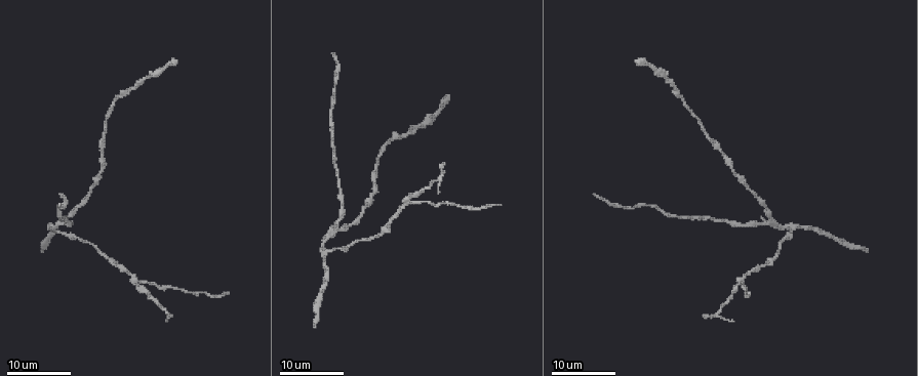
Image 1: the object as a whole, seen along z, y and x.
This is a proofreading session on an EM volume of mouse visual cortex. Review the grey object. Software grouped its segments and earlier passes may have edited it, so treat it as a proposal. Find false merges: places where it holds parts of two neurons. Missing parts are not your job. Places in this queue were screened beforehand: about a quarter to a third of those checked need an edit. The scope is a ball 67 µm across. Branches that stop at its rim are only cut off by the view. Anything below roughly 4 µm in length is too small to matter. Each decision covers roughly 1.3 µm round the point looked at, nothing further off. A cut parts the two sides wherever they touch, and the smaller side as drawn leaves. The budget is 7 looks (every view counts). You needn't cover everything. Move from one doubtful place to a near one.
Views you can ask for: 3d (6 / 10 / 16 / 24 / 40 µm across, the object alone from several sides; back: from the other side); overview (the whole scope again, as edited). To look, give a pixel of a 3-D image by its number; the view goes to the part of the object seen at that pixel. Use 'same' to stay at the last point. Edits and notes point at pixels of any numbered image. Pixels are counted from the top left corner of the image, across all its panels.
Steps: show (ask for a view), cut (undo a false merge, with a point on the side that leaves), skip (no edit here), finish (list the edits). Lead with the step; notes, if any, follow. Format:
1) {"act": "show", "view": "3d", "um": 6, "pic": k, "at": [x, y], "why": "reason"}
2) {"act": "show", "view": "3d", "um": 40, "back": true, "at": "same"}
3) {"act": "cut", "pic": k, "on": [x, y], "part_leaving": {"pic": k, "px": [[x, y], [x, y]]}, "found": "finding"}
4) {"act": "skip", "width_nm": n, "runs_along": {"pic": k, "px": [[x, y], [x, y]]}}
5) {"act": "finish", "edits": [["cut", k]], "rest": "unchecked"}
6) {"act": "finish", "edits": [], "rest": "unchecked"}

{"act": "show", "view": "3d", "um": 24, "pic": 1, "at": [719, 316]}

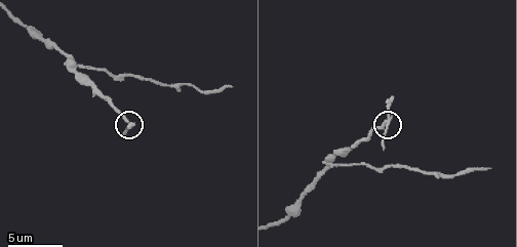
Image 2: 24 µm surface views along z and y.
{"act": "show", "view": "3d", "um": 6, "pic": 2, "at": [385, 120]}

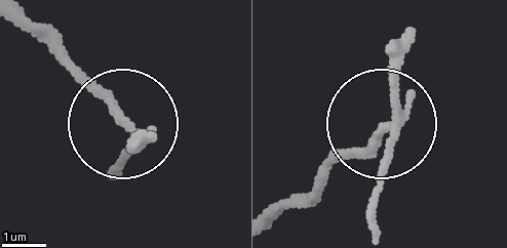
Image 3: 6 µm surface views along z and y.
{"act": "skip", "runs_along": {"pic": 3, "px": [[284, 212], [380, 127], [373, 204]]}, "found": "all the same neuron"}

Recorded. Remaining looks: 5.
{"act": "show", "view": "3d", "um": 16, "pic": 2, "at": [332, 161], "why": "two arms at a narrow angle"}

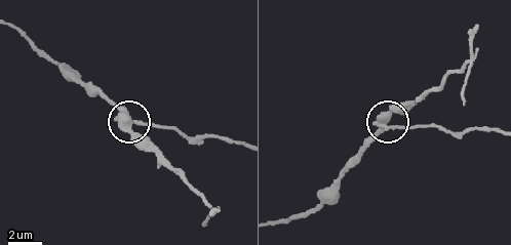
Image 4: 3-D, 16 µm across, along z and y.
{"act": "show", "view": "3d", "um": 6, "at": "same"}

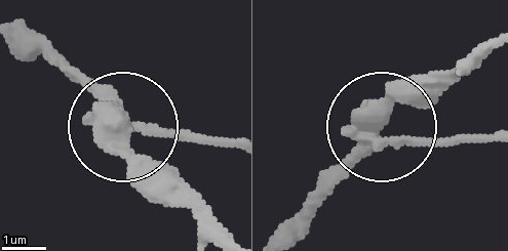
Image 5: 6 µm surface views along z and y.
{"act": "cut", "pic": 5, "on": [165, 129], "width_nm": 350, "part_leaving": {"pic": 5, "px": [[364, 135], [494, 135]]}, "found": "a second neuron is stuck on"}

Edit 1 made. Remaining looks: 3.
{"act": "show", "view": "3d", "um": 24, "pic": 1, "at": [331, 227], "why": "three-way junction"}

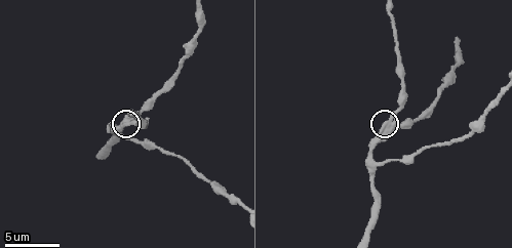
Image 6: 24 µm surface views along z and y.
{"act": "show", "view": "3d", "um": 6, "pic": 6, "at": [388, 119]}

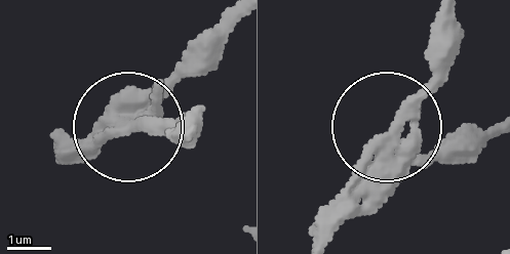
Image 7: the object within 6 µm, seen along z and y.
{"act": "show", "view": "3d", "um": 6, "back": true, "pic": 7, "at": [130, 127], "why": "from behind"}

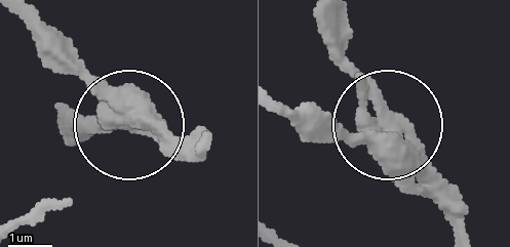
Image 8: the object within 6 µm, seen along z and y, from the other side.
{"act": "skip", "arms": 3, "runs_along": {"pic": 8, "px": [[79, 67], [123, 129], [72, 129]]}, "found": "continuous, no second neuron"}

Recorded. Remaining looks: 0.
{"act": "finish", "edits": [["cut", 5]], "rest": "unchecked"}

